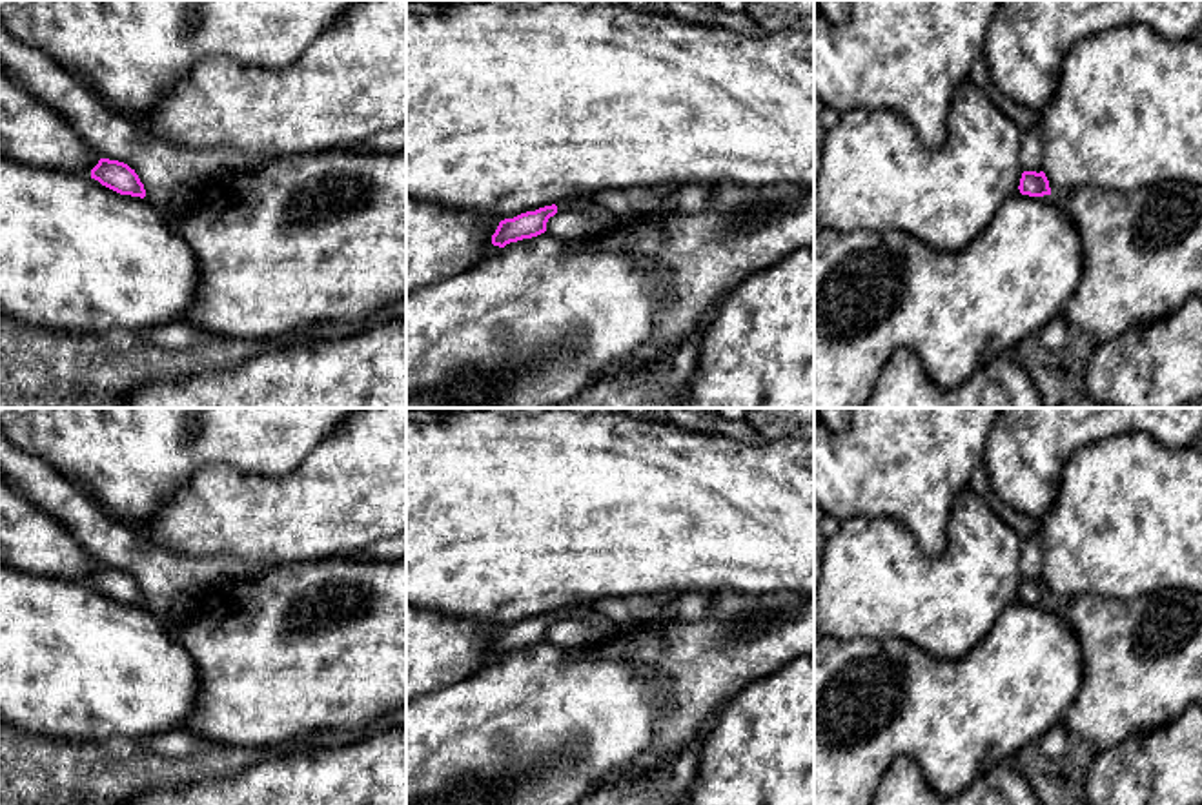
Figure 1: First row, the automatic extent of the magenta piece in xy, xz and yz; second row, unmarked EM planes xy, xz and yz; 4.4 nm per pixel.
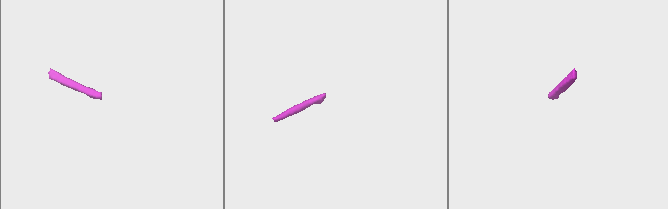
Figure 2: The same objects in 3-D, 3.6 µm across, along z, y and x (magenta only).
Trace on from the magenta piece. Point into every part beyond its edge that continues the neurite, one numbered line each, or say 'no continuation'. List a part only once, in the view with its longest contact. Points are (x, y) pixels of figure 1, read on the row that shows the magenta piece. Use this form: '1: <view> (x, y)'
1: xz (565, 204)

